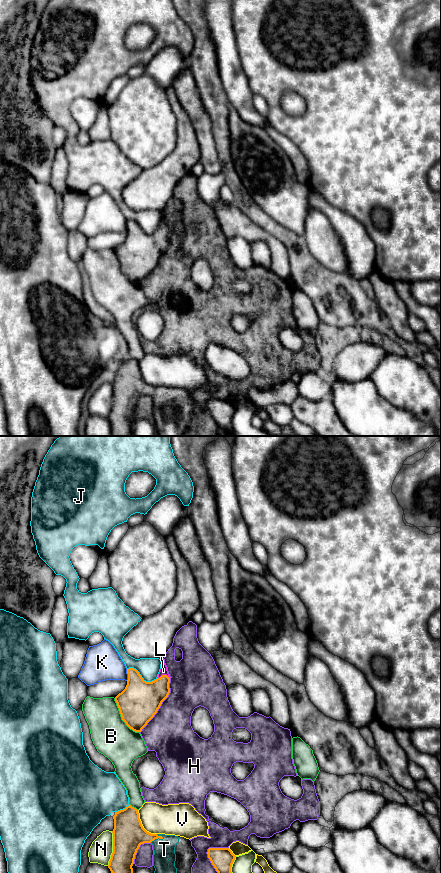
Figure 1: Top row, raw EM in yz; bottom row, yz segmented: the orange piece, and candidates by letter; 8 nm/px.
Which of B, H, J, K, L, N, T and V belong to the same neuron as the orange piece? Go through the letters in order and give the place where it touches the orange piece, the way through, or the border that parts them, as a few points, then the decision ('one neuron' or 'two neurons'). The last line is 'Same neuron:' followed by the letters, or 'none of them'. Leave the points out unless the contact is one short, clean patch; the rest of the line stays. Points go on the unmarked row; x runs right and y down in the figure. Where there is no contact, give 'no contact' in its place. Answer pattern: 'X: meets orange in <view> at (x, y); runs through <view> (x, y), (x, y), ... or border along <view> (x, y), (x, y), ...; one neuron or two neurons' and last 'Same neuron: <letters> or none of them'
B: meets orange in yz at (122, 270); two neurons
H: meets orange in yz at (214, 419); two neurons
J: meets orange in yz at (141, 229); two neurons
K: meets orange in yz at (128, 227); two neurons
L: meets orange in yz at (163, 227); one neuron
N: meets orange in yz at (113, 400); two neurons
T: meets orange in yz at (156, 390); one neuron
V: meets orange in yz at (141, 377); two neurons
Same neuron: L, T

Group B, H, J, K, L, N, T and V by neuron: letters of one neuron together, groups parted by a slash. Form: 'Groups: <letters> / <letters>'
Groups: B / H / J / K / L T / N / V

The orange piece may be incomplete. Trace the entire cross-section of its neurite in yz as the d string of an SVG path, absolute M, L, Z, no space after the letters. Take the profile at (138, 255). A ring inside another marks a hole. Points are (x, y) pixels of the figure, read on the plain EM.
M164 211L156 232L146 234L134 220L127 221L125 241L115 249L122 272L135 284L141 284L154 269L170 245L170 228Z

